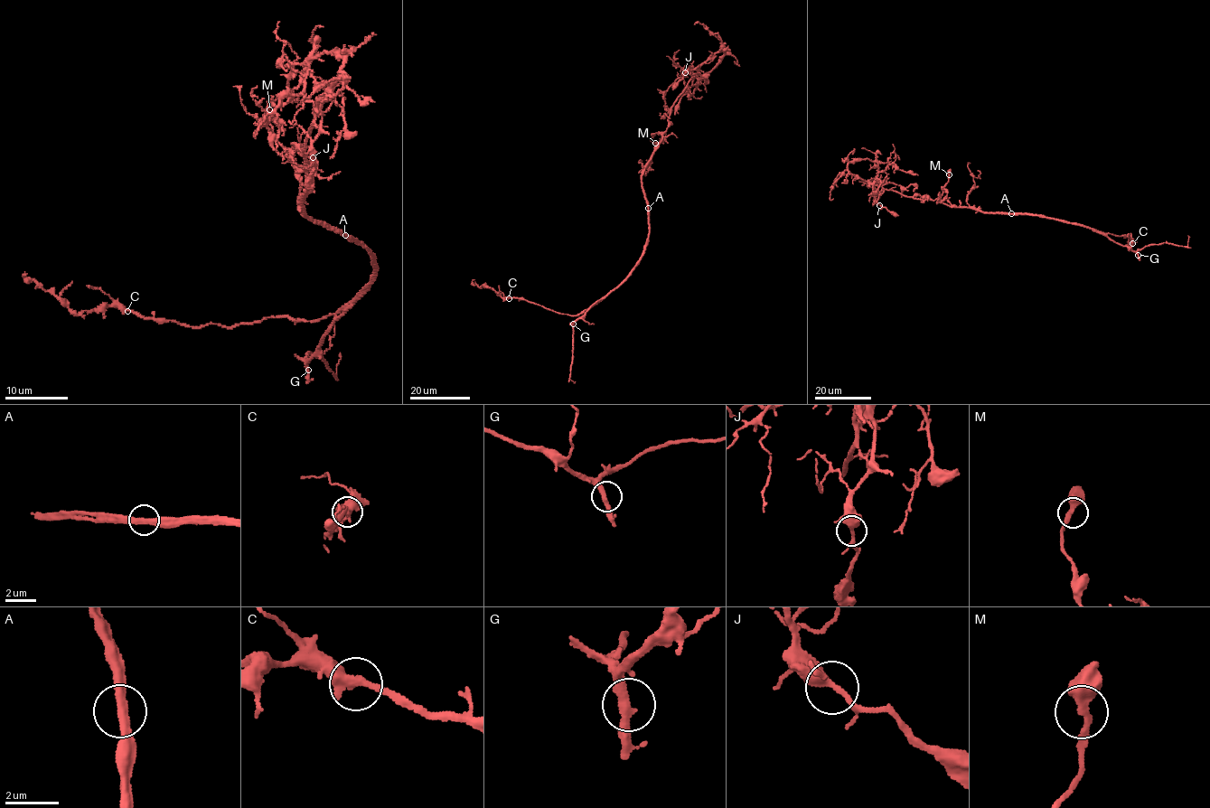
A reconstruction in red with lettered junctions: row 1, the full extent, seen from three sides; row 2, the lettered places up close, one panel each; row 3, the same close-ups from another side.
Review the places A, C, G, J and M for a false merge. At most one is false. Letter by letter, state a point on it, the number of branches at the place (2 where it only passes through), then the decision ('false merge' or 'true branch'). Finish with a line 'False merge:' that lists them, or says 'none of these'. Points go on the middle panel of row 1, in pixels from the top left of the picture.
A: (648, 208) | 2 | false merge
C: (509, 298) | 2 | true branch
G: (573, 324) | 2 | true branch
J: (685, 72) | 2 | true branch
M: (655, 143) | 2 | true branch
False merge: A

